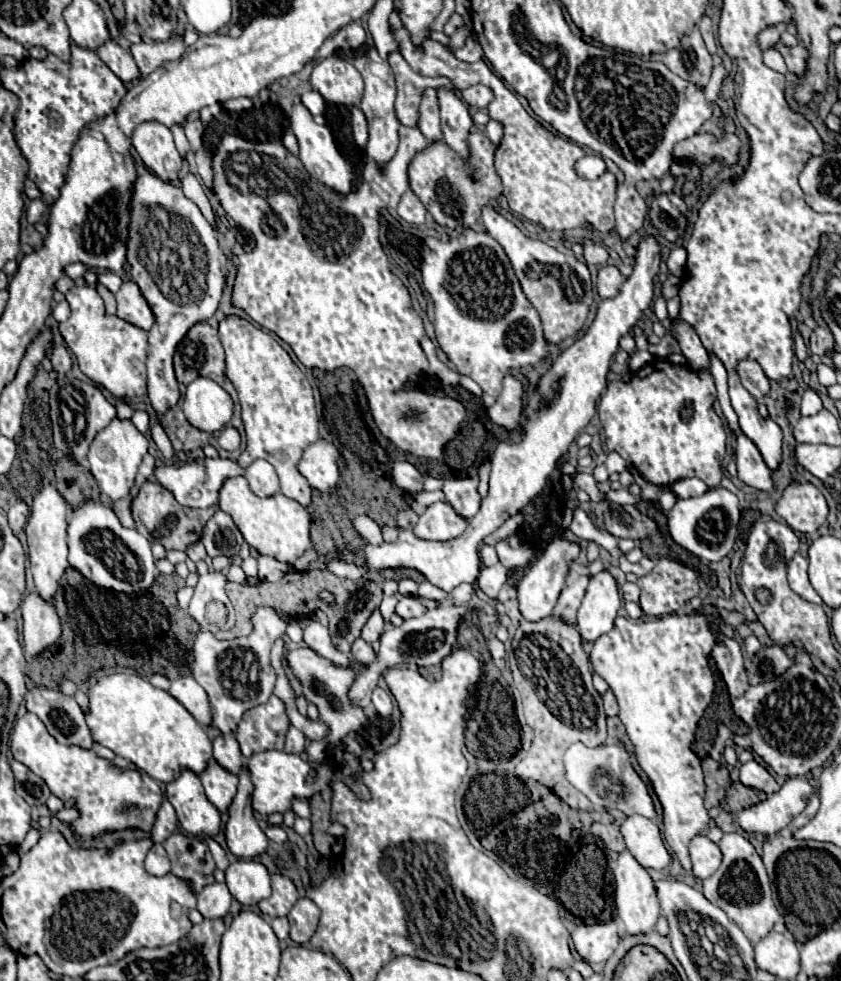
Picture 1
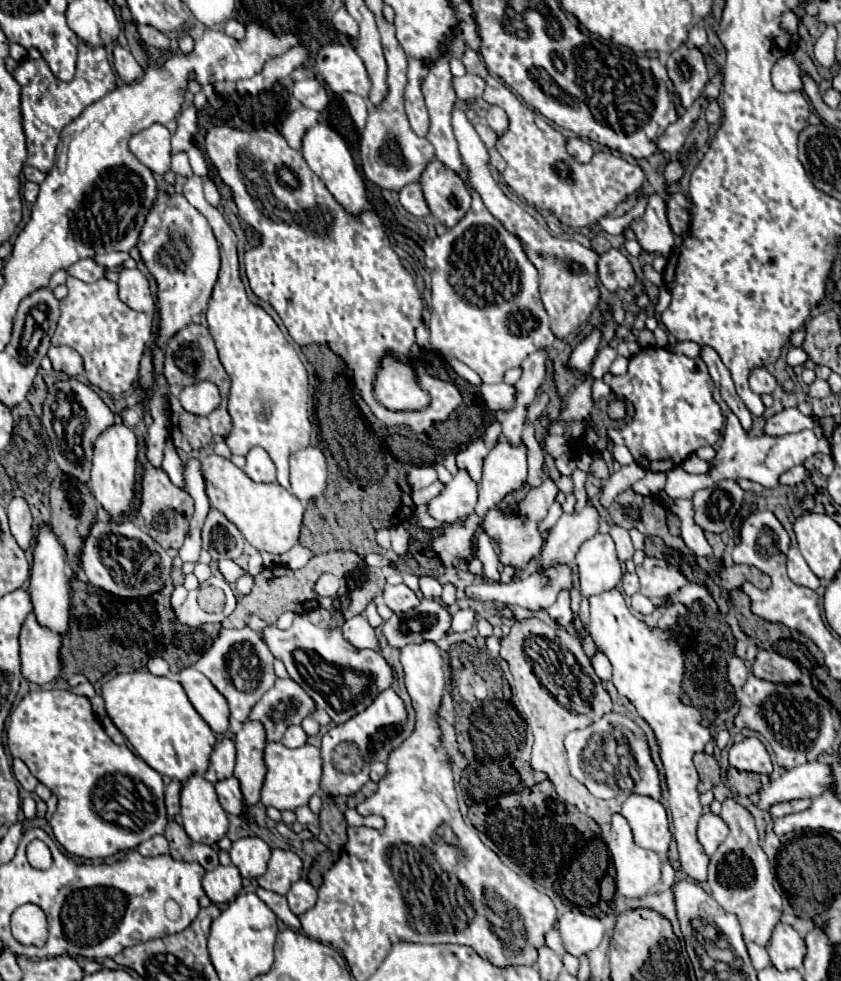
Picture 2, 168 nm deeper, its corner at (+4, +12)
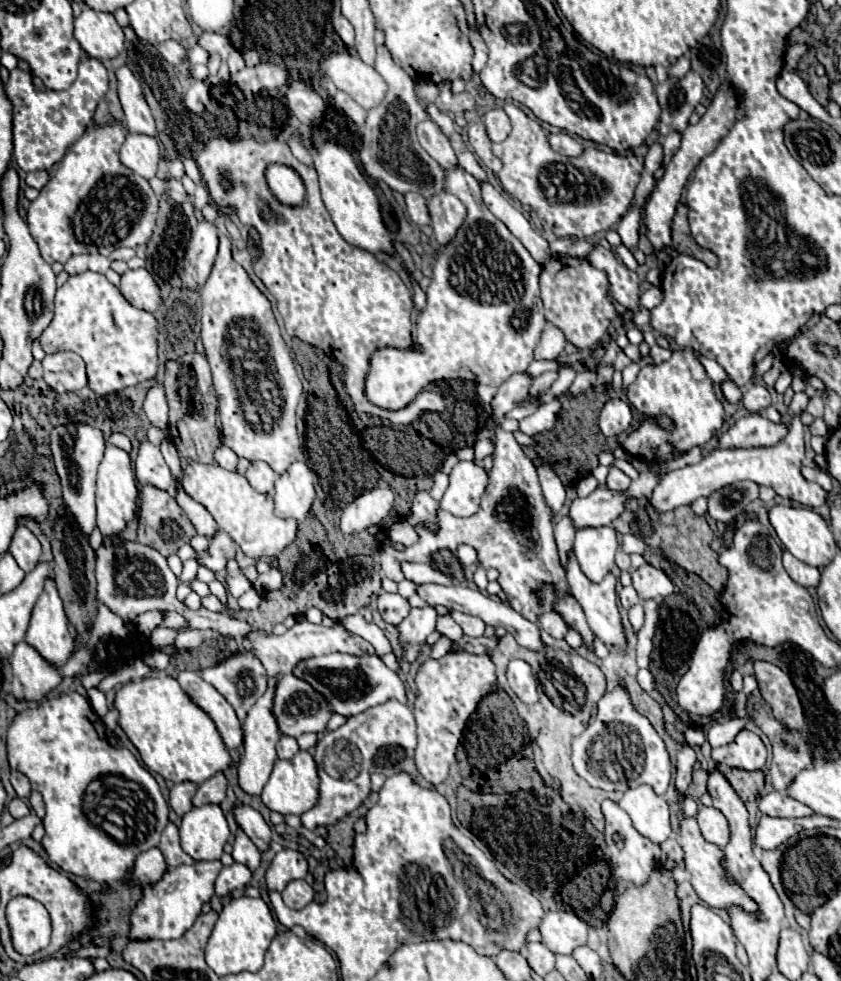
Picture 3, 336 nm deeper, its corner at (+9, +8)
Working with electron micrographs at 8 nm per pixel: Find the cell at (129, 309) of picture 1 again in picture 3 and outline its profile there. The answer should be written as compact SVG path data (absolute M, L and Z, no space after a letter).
M144 268L126 270L122 274L118 288L120 288L122 296L134 308L140 308L140 310L146 310L146 312L156 312L162 306L160 290L158 290L154 278Z

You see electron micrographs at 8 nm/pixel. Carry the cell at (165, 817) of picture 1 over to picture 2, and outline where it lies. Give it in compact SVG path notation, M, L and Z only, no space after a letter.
M171 780L167 790L165 790L165 806L167 806L167 816L173 818L179 814L179 796L181 796L183 782L181 780Z

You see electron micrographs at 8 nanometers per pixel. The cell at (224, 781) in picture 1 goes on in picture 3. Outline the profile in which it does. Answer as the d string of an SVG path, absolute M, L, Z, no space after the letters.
M234 804L232 808L236 824L246 832L246 836L258 846L258 850L266 850L270 844L270 828L264 822L262 814L248 804Z

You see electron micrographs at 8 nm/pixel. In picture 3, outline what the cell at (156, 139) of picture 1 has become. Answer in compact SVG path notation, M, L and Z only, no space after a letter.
M130 134L120 150L122 164L146 180L156 176L160 156L162 154L158 138L148 134Z

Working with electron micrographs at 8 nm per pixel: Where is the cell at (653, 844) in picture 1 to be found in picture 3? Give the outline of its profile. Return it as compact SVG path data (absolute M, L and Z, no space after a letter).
M636 786L626 790L620 806L632 818L634 828L644 838L650 838L650 842L662 844L670 838L672 824L668 806L658 794L654 794L650 786Z

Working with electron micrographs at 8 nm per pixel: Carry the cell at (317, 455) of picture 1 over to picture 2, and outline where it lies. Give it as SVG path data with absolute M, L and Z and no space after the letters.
M309 446L291 456L291 486L289 492L301 502L315 500L323 494L327 480L325 454L317 446Z

